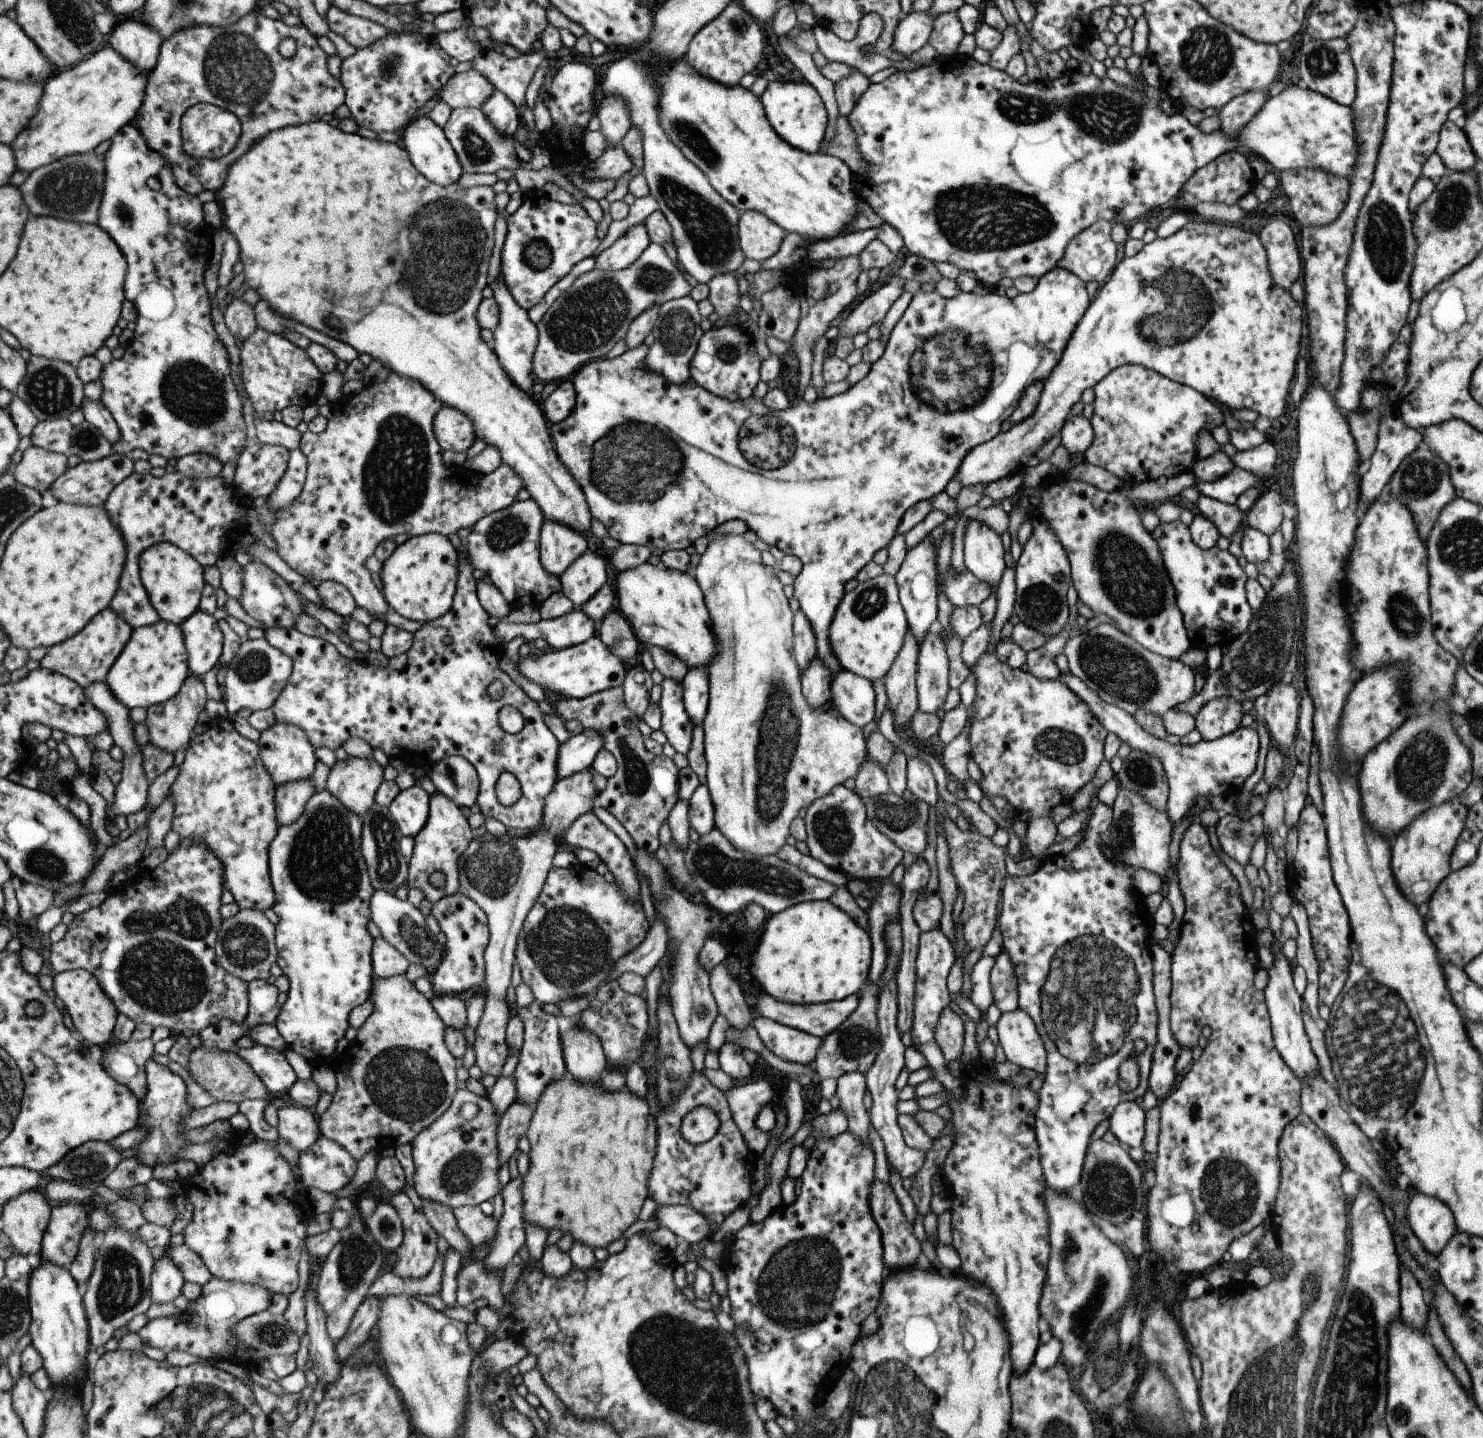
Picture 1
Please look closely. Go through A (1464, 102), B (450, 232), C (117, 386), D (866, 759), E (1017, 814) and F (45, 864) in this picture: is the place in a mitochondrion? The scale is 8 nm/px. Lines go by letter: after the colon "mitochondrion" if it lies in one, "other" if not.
A: other
B: mitochondrion
C: other
D: other
E: other
F: mitochondrion

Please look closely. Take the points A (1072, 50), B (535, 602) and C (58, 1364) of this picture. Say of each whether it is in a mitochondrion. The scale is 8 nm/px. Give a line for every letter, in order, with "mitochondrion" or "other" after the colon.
A: other
B: other
C: other

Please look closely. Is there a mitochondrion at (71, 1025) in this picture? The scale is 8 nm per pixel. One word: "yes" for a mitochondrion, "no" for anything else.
no

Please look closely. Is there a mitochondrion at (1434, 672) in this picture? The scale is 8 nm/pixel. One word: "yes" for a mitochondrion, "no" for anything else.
no

